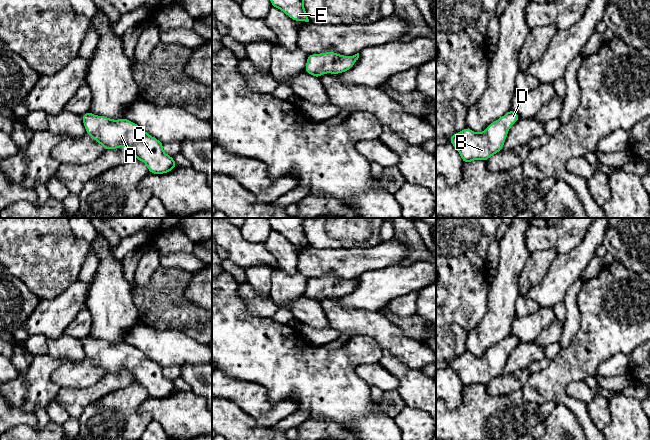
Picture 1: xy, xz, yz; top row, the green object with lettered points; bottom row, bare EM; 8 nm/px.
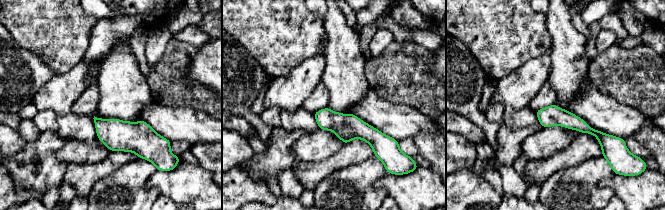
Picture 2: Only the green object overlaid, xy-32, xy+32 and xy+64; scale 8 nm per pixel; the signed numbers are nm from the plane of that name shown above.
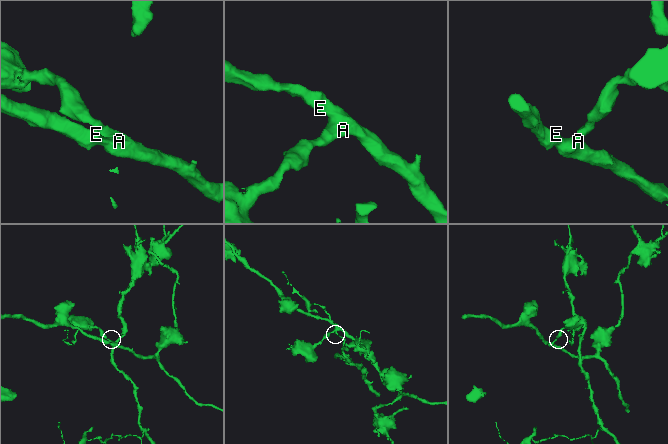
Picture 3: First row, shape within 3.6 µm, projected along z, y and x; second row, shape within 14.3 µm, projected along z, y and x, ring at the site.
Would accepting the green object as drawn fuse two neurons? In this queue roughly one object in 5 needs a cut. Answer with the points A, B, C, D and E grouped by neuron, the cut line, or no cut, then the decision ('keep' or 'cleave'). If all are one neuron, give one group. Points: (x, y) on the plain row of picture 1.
groups A B C D E; cut none; keep

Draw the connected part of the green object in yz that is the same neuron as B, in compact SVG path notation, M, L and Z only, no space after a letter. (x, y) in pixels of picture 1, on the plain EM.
M510 333L504 340L489 348L483 356L476 357L466 351L451 360L449 366L460 377L464 387L473 384L487 385L502 374L509 352L519 343L519 339Z

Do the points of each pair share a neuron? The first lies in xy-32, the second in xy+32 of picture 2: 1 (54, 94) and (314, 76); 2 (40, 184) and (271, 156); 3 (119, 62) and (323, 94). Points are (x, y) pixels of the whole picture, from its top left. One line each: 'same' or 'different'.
1: same
2: same
3: different

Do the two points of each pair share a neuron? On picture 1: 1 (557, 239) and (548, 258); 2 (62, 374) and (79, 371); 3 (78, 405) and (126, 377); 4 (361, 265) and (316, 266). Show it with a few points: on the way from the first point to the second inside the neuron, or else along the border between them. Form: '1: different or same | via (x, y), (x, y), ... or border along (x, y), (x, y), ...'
1: different | border along (558, 253), (548, 248), (535, 250), (530, 254)
2: same | via (66, 374), (75, 374)
3: same | via (90, 394), (114, 381)
4: same | via (350, 265), (327, 265)

